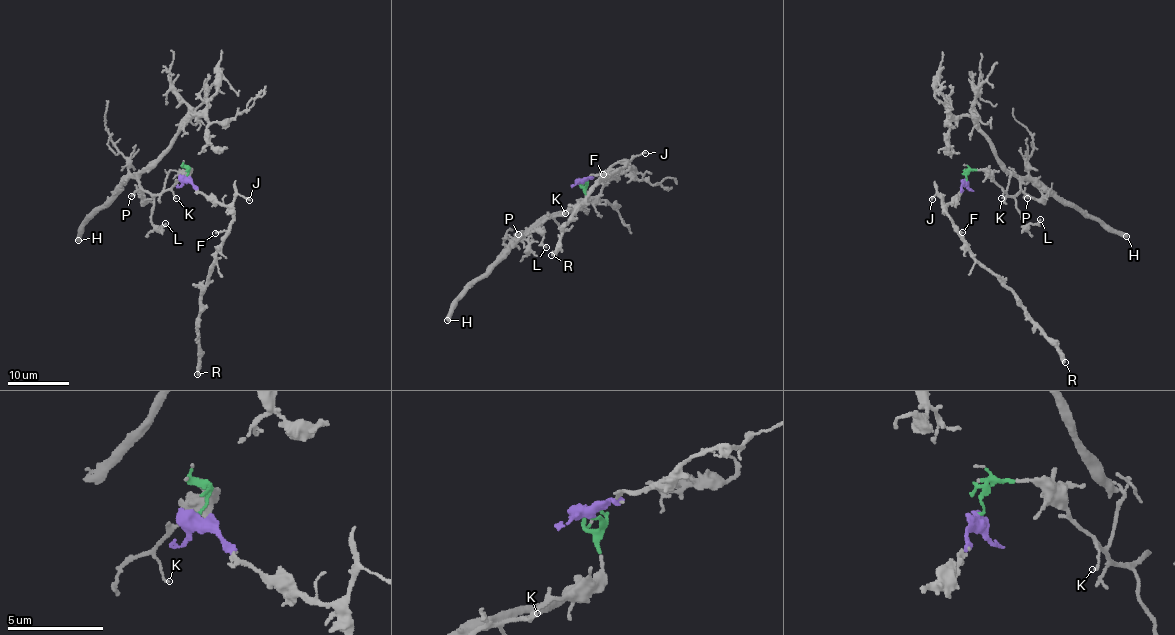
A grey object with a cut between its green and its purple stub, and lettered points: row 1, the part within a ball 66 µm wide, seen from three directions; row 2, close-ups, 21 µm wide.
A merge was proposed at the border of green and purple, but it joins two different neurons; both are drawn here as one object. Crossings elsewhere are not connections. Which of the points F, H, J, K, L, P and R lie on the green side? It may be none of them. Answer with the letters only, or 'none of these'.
H, K, L, P

